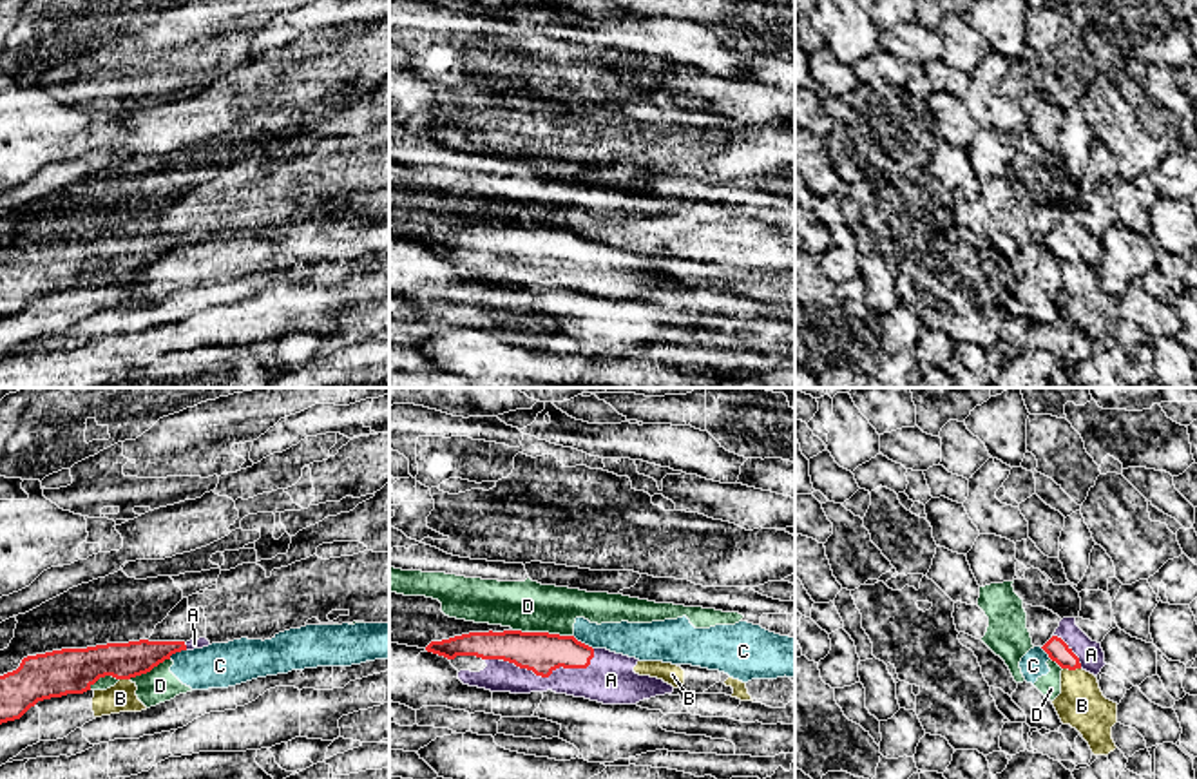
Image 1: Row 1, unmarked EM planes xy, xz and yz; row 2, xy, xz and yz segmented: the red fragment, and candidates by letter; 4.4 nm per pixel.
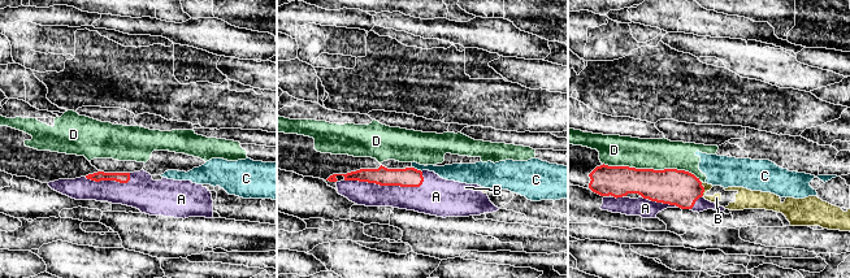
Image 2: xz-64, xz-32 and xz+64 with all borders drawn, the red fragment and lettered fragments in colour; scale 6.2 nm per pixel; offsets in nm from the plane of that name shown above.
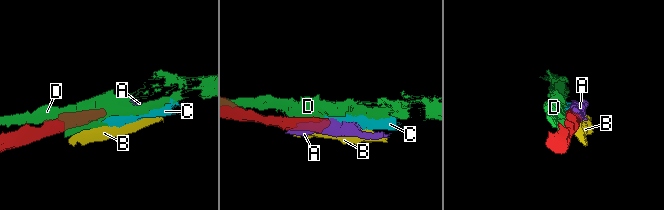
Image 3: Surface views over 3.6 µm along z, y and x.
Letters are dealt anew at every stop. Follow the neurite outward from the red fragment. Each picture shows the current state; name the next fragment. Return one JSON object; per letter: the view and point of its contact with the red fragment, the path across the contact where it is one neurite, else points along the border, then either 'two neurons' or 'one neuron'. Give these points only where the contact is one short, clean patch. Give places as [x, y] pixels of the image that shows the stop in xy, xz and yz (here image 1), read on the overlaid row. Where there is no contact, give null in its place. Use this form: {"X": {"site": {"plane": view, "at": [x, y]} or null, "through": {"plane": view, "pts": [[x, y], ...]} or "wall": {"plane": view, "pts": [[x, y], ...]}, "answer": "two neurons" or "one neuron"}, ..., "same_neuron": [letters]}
{"A": {"site": {"plane": "xz", "at": [553, 669]}, "answer": "one neuron"}, "B": {"site": {"plane": "yz", "at": [1072, 669]}, "wall": {"plane": "yz", "pts": [[1063, 667], [1080, 669]]}, "answer": "two neurons"}, "C": {"site": {"plane": "xz", "at": [584, 644]}, "wall": {"plane": "xz", "pts": [[573, 636], [593, 649]]}, "answer": "two neurons"}, "D": {"site": {"plane": "xz", "at": [544, 633]}, "answer": "two neurons"}, "same_neuron": ["A"]}

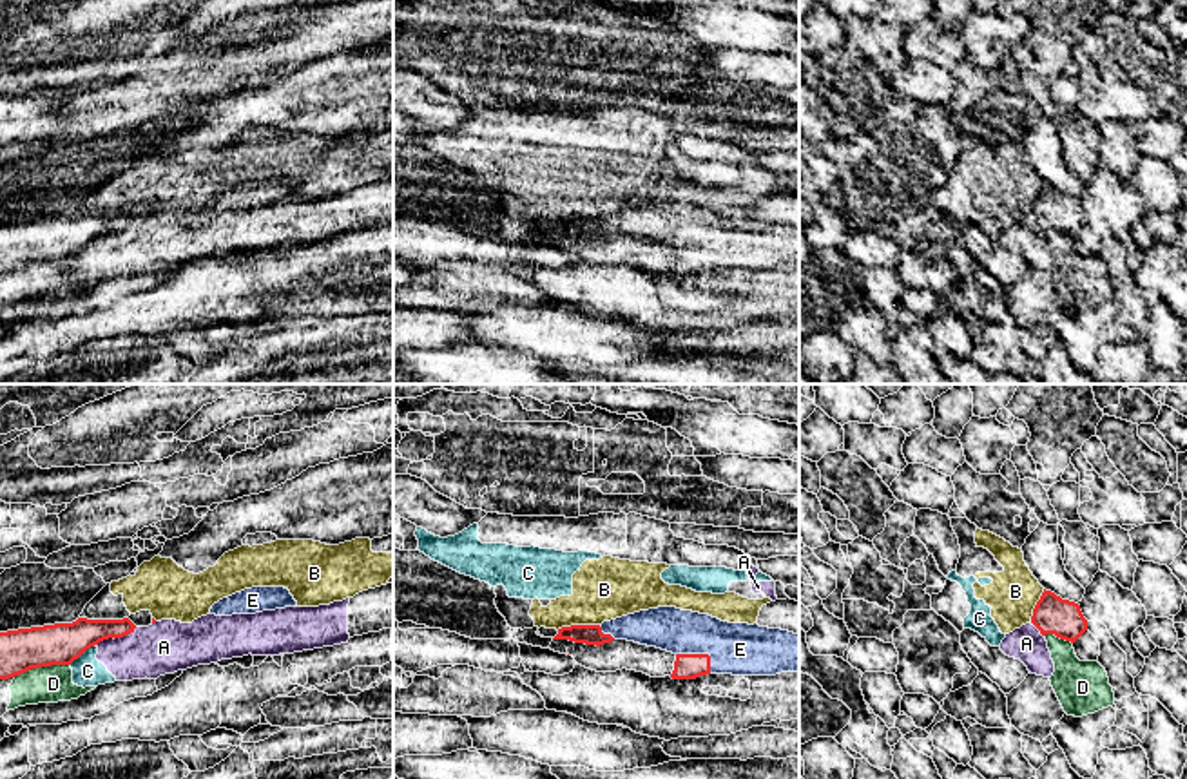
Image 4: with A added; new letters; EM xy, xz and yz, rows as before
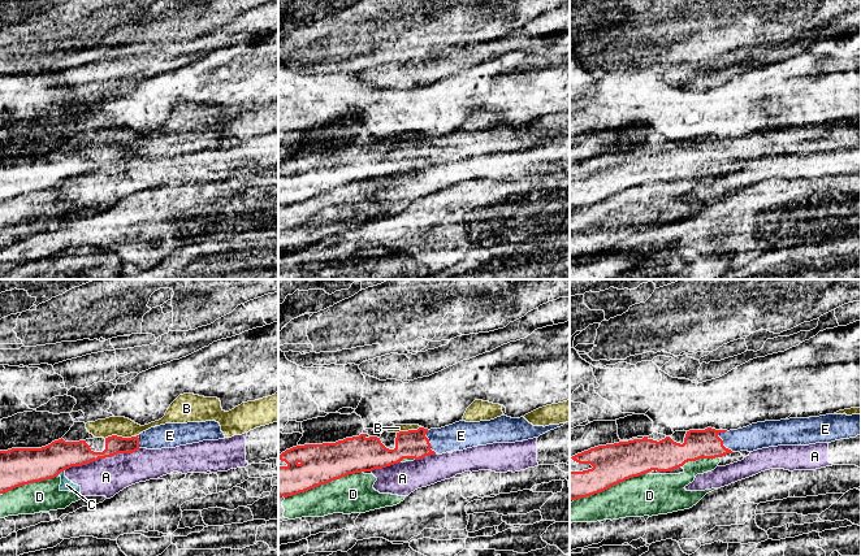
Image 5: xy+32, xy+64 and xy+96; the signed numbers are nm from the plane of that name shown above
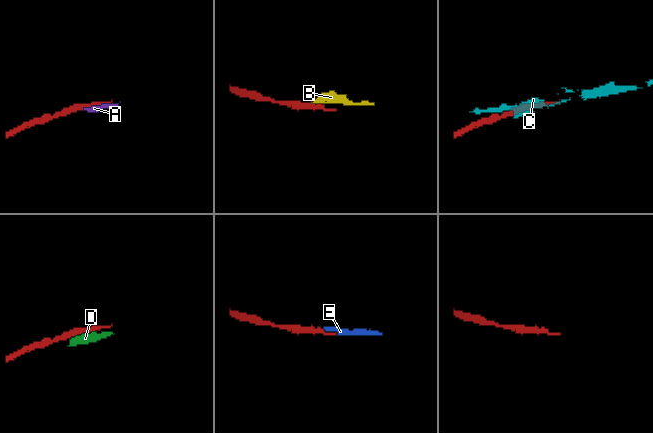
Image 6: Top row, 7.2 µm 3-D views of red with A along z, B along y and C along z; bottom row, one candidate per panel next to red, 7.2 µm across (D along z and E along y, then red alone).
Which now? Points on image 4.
{"A": {"site": {"plane": "xy", "at": [116, 636]}, "wall": {"plane": "xy", "pts": [[136, 627], [122, 636], [104, 638], [96, 645]]}, "answer": "two neurons"}, "B": {"site": {"plane": "xz", "at": [577, 625]}, "wall": {"plane": "xz", "pts": [[598, 624], [571, 624], [557, 629]]}, "answer": "two neurons"}, "C": {"site": {"plane": "xy", "at": [82, 653]}, "answer": "two neurons"}, "D": {"site": {"plane": "xy", "at": [40, 665]}, "wall": {"plane": "xy", "pts": [[69, 663], [38, 665], [13, 676]]}, "answer": "two neurons"}, "E": {"site": {"plane": "xz", "at": [702, 654]}, "answer": "one neuron"}, "same_neuron": ["E"]}

